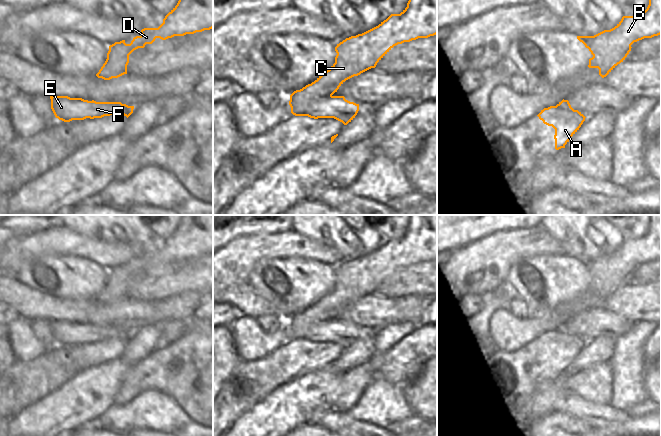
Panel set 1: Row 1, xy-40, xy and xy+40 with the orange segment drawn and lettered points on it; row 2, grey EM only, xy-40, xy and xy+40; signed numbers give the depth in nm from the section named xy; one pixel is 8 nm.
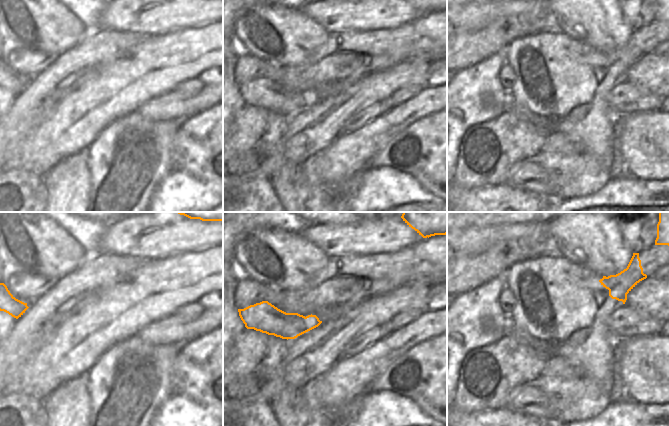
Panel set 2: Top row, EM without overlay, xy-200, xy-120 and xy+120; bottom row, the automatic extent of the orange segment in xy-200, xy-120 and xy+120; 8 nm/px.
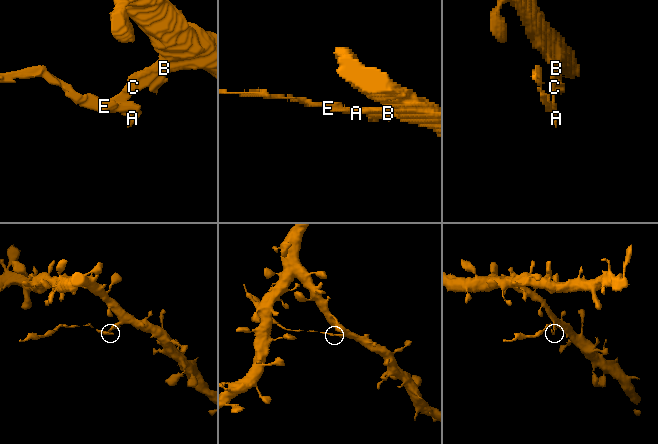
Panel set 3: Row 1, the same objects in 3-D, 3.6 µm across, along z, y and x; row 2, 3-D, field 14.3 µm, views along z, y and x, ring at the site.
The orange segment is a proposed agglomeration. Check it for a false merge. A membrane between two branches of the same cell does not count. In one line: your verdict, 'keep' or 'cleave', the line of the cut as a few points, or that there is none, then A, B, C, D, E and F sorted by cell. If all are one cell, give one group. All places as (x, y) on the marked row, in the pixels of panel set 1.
cleave; cut xy (311, 83), (314, 99), (323, 99), (331, 95); groups A E F / B C D

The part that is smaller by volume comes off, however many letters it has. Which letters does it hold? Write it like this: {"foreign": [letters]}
{"foreign": ["A", "E", "F"]}

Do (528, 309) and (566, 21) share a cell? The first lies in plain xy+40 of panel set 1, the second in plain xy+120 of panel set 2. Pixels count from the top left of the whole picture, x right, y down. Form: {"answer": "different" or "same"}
{"answer": "different"}

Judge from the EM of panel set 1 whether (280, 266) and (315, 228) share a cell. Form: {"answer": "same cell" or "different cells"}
{"answer": "different cells"}

